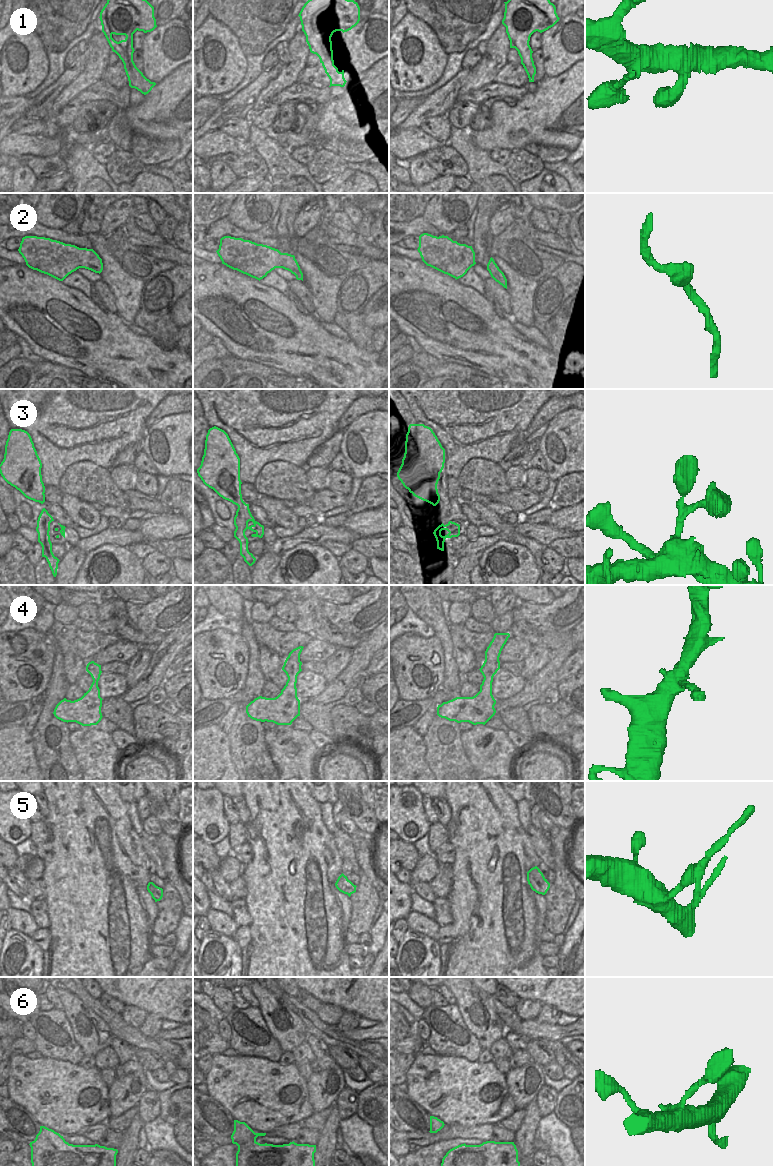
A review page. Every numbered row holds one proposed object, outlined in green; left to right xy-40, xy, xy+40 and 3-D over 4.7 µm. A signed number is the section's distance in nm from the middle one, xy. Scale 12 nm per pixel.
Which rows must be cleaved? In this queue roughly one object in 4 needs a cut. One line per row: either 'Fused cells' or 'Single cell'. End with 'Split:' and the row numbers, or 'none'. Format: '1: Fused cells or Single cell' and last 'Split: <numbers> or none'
1: Single cell
2: Single cell
3: Single cell
4: Single cell
5: Fused cells
6: Single cell
Split: 5

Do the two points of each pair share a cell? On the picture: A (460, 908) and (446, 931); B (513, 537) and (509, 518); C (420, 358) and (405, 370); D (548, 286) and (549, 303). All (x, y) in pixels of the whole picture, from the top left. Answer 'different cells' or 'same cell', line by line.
A: different cells
B: different cells
C: different cells
D: same cell

